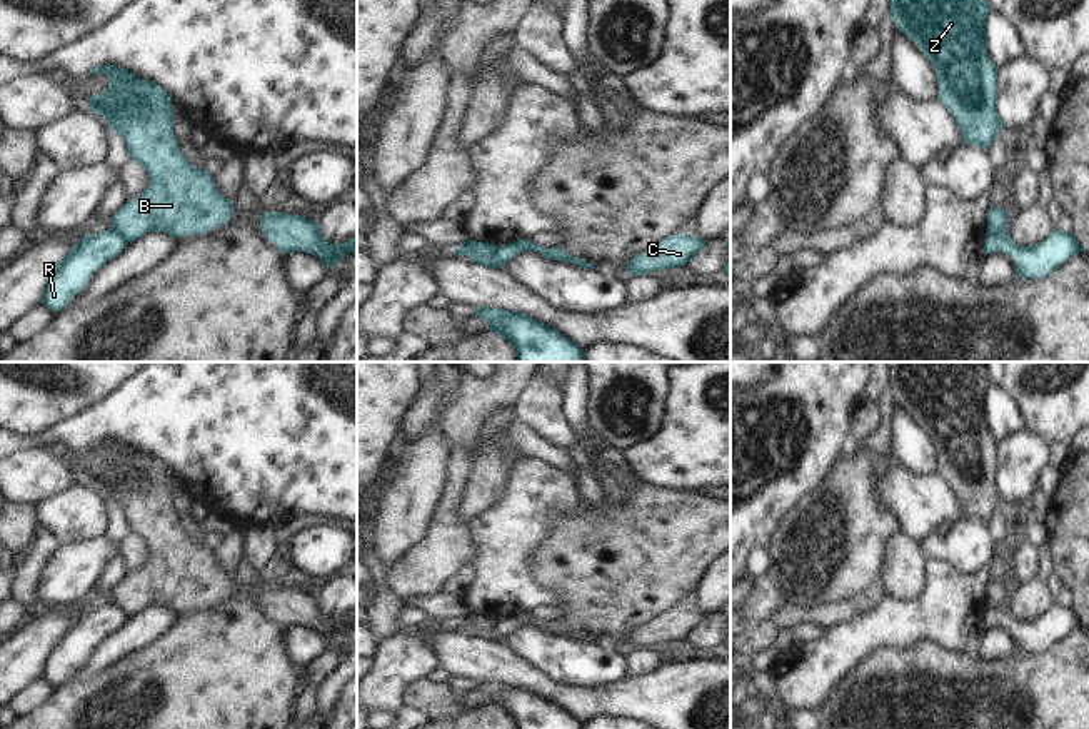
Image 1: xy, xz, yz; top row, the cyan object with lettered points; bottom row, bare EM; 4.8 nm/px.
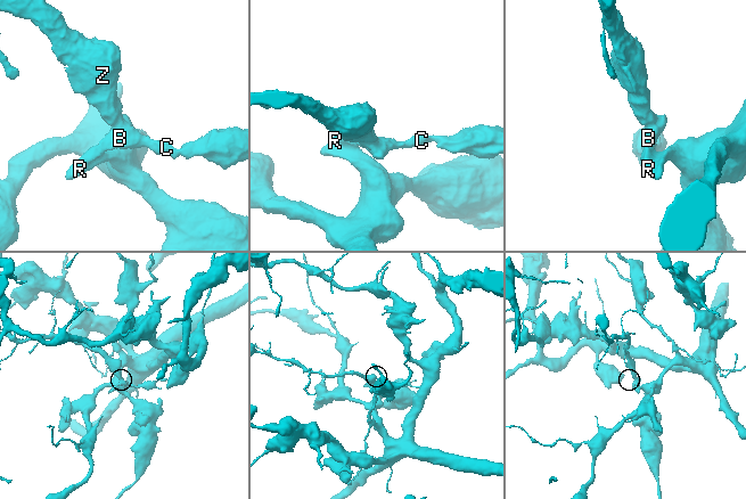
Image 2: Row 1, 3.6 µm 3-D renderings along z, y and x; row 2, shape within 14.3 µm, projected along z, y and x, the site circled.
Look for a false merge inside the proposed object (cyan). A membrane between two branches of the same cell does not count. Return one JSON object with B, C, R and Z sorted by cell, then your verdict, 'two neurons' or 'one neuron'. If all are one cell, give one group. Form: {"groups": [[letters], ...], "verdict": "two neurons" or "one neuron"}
{"groups": [["B", "C", "Z"], ["R"]], "verdict": "two neurons"}

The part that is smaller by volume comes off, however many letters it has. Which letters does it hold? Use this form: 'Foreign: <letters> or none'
Foreign: B, C, Z

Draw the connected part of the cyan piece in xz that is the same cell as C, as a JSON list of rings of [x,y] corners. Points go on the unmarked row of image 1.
[[[680,606],[657,616],[627,637],[629,649],[647,649],[659,642],[675,642],[690,636],[705,619],[705,612],[687,611]]]

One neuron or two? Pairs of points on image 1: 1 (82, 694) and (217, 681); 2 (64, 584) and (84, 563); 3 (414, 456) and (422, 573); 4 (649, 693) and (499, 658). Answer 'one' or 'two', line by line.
1: one
2: one
3: two
4: one

